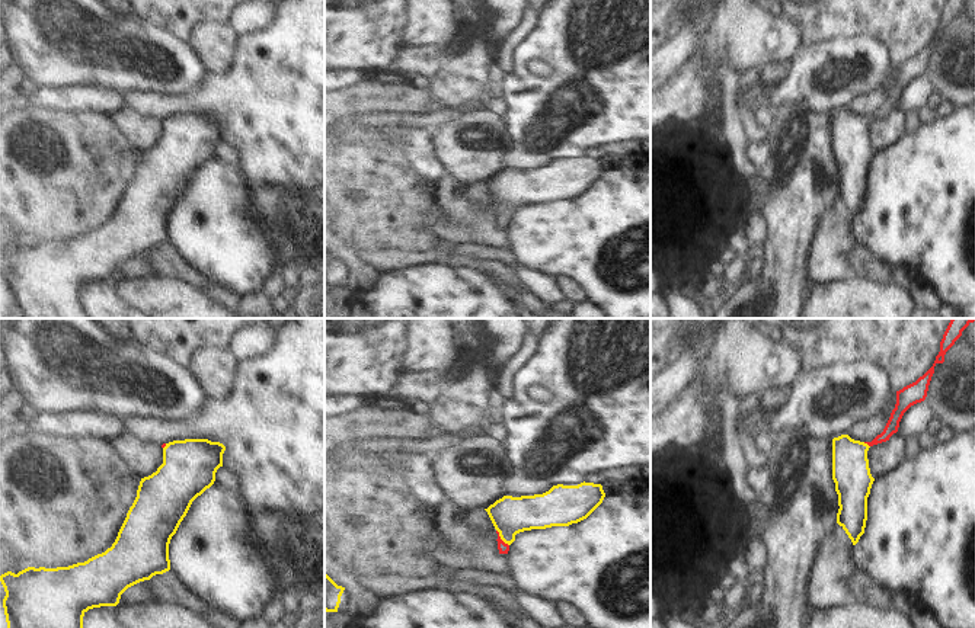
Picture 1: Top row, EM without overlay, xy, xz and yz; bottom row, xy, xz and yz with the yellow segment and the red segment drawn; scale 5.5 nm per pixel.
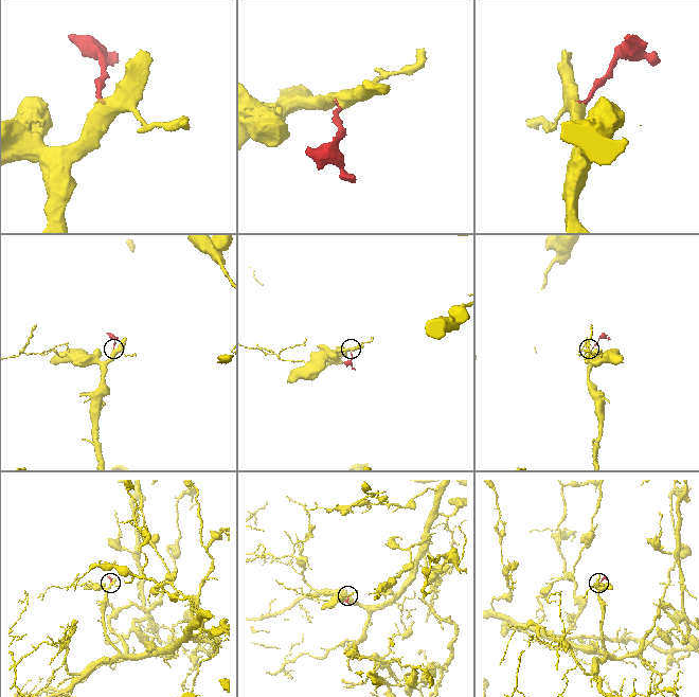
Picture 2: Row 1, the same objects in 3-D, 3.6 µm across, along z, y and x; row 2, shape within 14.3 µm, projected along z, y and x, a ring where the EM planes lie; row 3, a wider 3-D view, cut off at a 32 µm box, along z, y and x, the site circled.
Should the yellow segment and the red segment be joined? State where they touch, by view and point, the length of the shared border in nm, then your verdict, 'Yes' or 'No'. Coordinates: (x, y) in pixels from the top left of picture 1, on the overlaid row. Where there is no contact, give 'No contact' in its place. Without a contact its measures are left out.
Touches yellow at xz (501, 538). Shared border 120 nm. Yes.

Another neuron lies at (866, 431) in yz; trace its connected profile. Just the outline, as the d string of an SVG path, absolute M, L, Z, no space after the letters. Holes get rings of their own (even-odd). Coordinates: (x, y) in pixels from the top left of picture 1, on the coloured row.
M895 394L895 401L892 403L891 408L875 419L869 419L869 420L861 420L859 423L854 423L850 430L848 430L848 436L854 440L860 440L860 442L872 442L878 435L880 435L891 417L892 410L895 408L896 404L896 394Z

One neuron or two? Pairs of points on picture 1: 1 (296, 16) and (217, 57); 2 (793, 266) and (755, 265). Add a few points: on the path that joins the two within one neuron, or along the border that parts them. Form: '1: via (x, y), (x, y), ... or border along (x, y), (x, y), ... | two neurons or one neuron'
1: border along (242, 37), (236, 64), (227, 73), (220, 74) | two neurons
2: border along (761, 259), (761, 276), (755, 284) | two neurons

